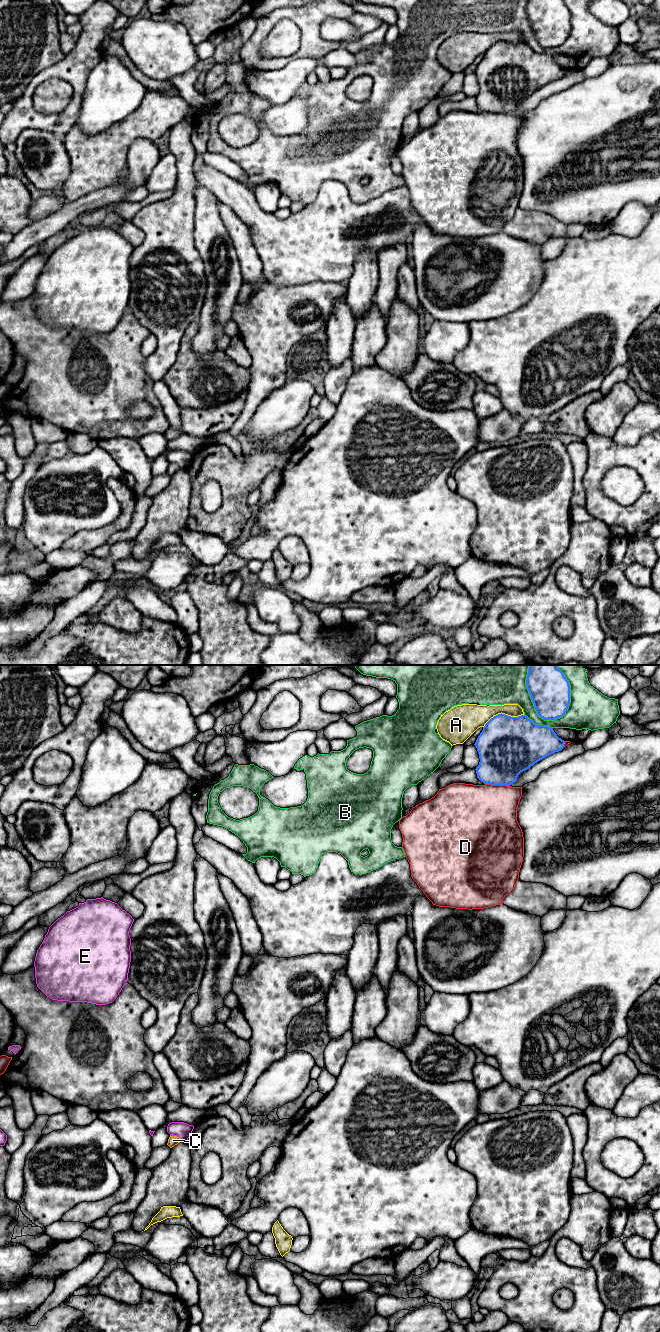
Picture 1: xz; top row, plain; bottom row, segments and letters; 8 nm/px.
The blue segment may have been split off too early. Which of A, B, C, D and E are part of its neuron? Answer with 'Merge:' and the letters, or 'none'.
Merge: C

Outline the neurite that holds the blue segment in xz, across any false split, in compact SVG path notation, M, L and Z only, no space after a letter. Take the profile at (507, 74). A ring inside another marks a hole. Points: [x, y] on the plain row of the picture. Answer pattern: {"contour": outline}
{"contour": "M498 42L485 52L474 72L480 87L475 97L477 106L484 112L510 114L516 110L521 100L543 86L561 79L564 72L565 69L557 64L553 56L537 53L526 43L511 45Z"}

